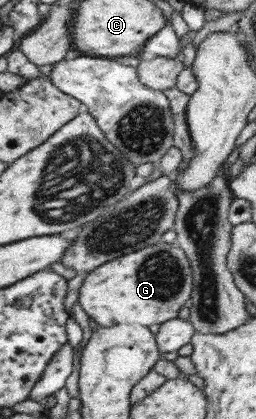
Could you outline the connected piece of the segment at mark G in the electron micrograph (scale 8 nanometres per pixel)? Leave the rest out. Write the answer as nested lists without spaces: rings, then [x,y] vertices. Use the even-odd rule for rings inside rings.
[[[161,241],[93,269],[79,289],[78,301],[96,327],[162,325],[172,321],[177,310],[189,300],[191,271],[191,263],[184,251],[174,243]]]

